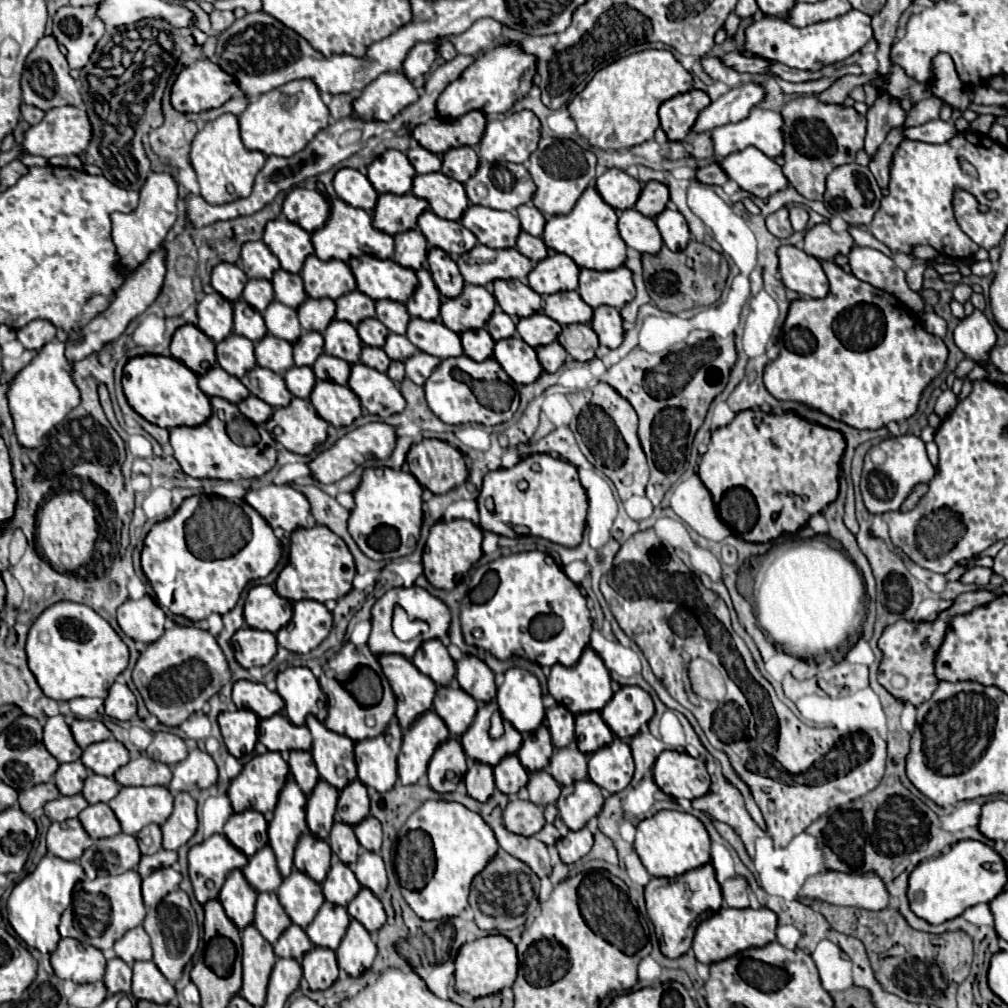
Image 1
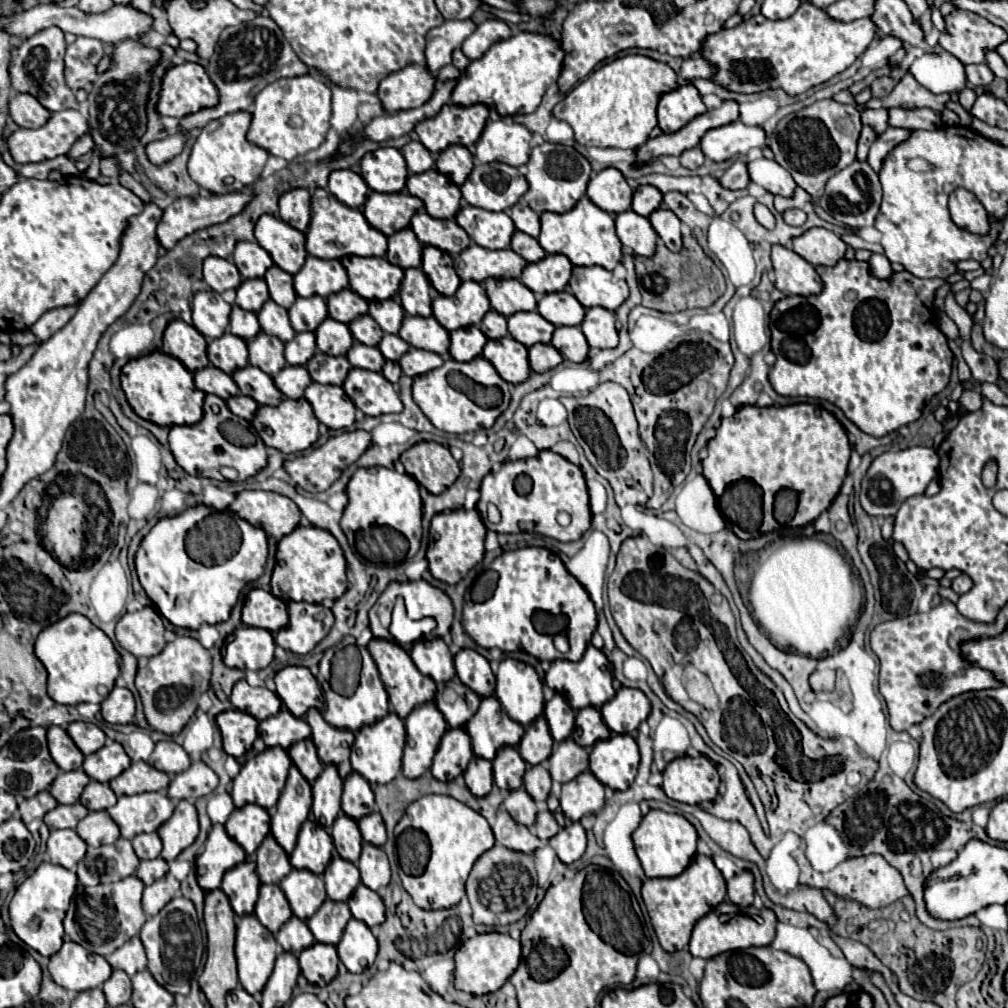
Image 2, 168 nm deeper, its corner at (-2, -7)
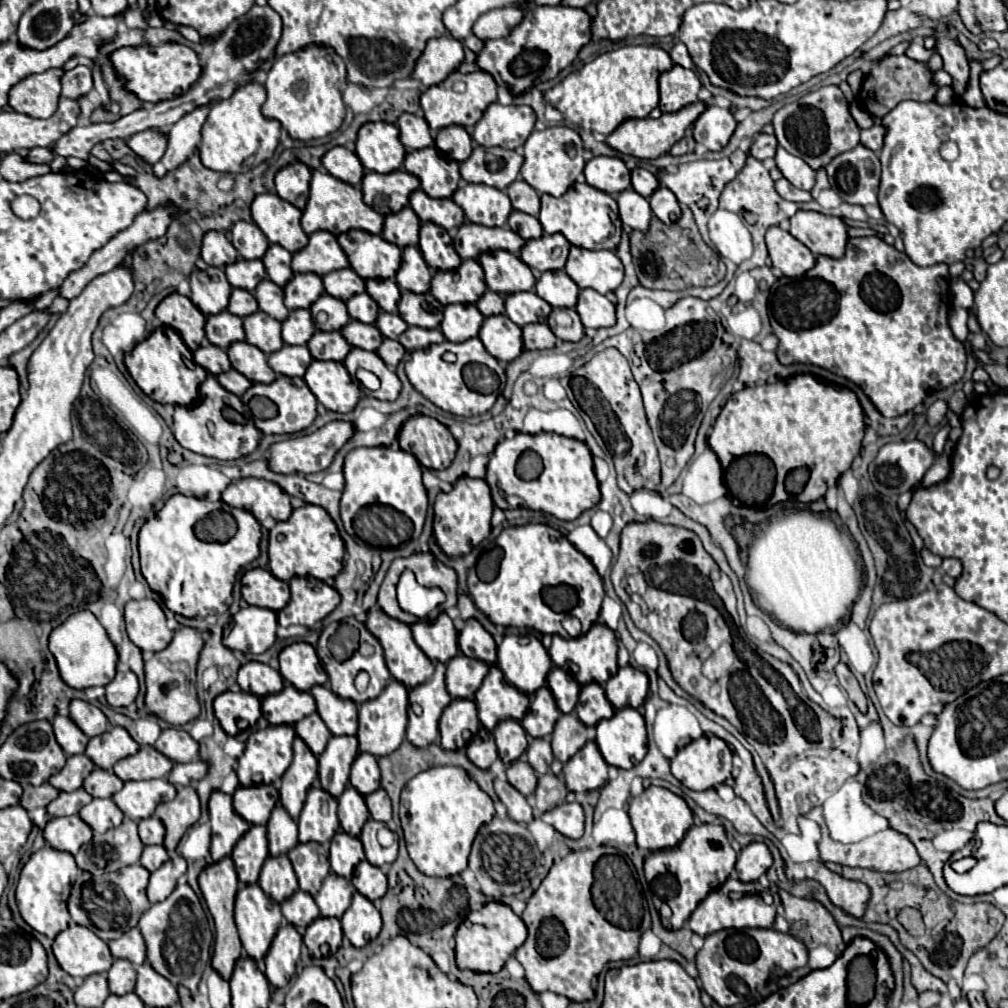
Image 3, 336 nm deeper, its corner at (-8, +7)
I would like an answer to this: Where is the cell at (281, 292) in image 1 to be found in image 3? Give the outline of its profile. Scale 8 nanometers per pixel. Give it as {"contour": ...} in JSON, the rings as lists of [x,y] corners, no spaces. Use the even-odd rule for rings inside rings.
{"contour":[[[272,244],[266,254],[262,256],[262,262],[264,262],[264,268],[266,268],[266,276],[278,284],[278,286],[284,286],[292,276],[292,268],[290,268],[290,260],[292,260],[292,254],[278,246],[278,244]]]}

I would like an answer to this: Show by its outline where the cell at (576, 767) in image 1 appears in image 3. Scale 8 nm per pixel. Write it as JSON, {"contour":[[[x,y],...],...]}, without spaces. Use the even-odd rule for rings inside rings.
{"contour":[[[574,712],[570,714],[560,714],[554,732],[552,732],[552,750],[554,756],[566,764],[590,738],[588,726],[582,726],[578,722],[578,716]]]}

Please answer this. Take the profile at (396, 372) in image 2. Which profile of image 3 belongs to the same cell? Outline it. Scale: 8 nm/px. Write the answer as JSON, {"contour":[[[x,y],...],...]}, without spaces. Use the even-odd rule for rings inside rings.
{"contour":[[[384,338],[382,340],[382,346],[376,350],[378,352],[378,356],[388,364],[388,366],[396,366],[400,360],[402,360],[402,356],[404,356],[404,346],[398,342],[398,340],[390,340],[390,338]]]}

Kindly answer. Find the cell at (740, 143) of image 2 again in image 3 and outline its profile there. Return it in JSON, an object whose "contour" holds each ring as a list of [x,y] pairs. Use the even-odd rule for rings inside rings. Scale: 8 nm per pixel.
{"contour":[[[708,106],[692,126],[694,140],[704,144],[708,150],[720,150],[728,144],[732,132],[736,128],[736,120],[728,108]]]}

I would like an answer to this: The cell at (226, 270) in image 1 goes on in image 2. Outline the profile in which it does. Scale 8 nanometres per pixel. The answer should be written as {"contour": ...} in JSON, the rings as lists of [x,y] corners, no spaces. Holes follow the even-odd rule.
{"contour":[[[210,256],[204,260],[204,282],[214,292],[222,294],[226,290],[236,290],[242,284],[242,276],[232,262]]]}

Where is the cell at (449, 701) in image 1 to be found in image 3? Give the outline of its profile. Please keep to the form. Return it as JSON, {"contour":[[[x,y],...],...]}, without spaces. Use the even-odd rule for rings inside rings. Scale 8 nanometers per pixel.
{"contour":[[[454,656],[446,664],[446,688],[452,698],[474,698],[490,666],[478,658]]]}

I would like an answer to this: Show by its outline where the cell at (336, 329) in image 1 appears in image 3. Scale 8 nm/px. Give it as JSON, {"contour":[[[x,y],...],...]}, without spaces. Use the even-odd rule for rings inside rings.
{"contour":[[[322,294],[312,306],[310,306],[310,314],[314,318],[314,324],[318,330],[324,330],[324,332],[330,332],[330,330],[342,330],[350,316],[348,316],[348,310],[346,310],[346,304],[334,296],[328,296],[328,294]],[[320,312],[326,312],[326,322],[320,324],[318,320],[318,314]]]}

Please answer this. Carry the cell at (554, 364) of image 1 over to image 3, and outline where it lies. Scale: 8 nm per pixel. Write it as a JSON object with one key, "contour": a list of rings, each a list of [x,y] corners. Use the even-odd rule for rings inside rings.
{"contour":[[[526,324],[522,326],[522,342],[526,350],[546,350],[554,348],[556,336],[546,324]]]}

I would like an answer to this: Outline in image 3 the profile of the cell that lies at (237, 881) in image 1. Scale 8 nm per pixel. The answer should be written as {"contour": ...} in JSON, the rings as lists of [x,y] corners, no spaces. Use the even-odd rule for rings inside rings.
{"contour":[[[260,824],[250,826],[250,830],[236,842],[232,850],[232,860],[240,882],[256,884],[264,860],[270,856],[266,828]]]}

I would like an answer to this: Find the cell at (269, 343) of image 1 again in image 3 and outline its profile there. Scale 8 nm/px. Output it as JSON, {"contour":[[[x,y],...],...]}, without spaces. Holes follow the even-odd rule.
{"contour":[[[256,310],[254,314],[244,318],[244,332],[246,342],[258,346],[264,354],[272,354],[284,346],[280,336],[280,322]]]}

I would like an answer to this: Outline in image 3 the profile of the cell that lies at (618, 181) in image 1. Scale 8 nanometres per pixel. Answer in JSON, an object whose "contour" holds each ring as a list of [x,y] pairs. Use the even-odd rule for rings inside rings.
{"contour":[[[608,156],[590,158],[586,162],[584,176],[590,186],[608,194],[618,194],[622,190],[632,188],[630,170],[624,166],[620,158],[608,158]]]}

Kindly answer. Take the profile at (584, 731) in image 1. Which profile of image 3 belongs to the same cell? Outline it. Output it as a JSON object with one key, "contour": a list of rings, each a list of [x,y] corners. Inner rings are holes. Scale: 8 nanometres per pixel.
{"contour":[[[590,682],[580,690],[576,714],[586,726],[596,726],[596,722],[600,722],[602,718],[614,716],[614,706],[610,706],[604,688],[598,682]]]}

